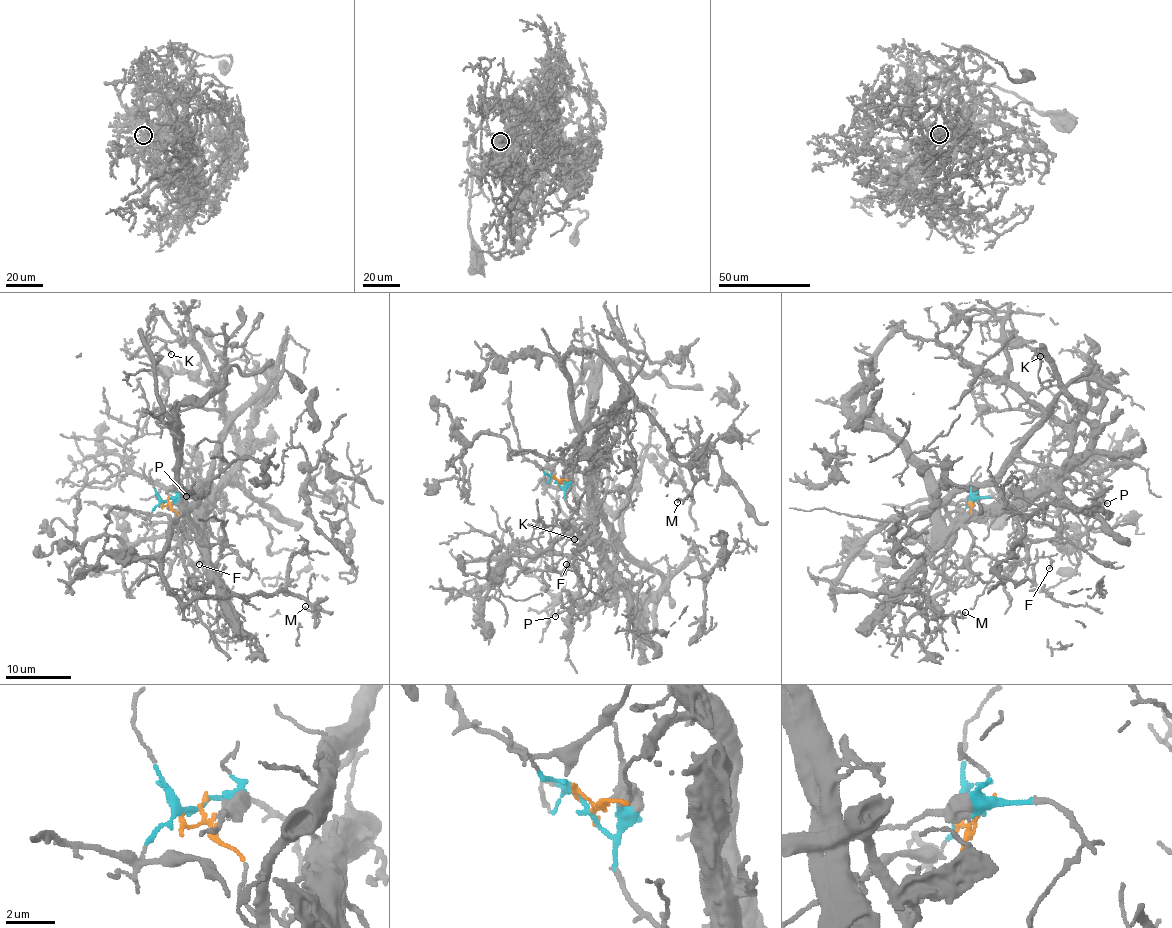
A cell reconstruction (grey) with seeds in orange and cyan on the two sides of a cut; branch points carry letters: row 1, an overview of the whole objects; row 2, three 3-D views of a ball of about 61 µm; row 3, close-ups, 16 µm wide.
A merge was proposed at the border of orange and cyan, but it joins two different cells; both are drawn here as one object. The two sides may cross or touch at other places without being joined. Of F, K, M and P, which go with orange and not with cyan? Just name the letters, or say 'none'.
M, P

